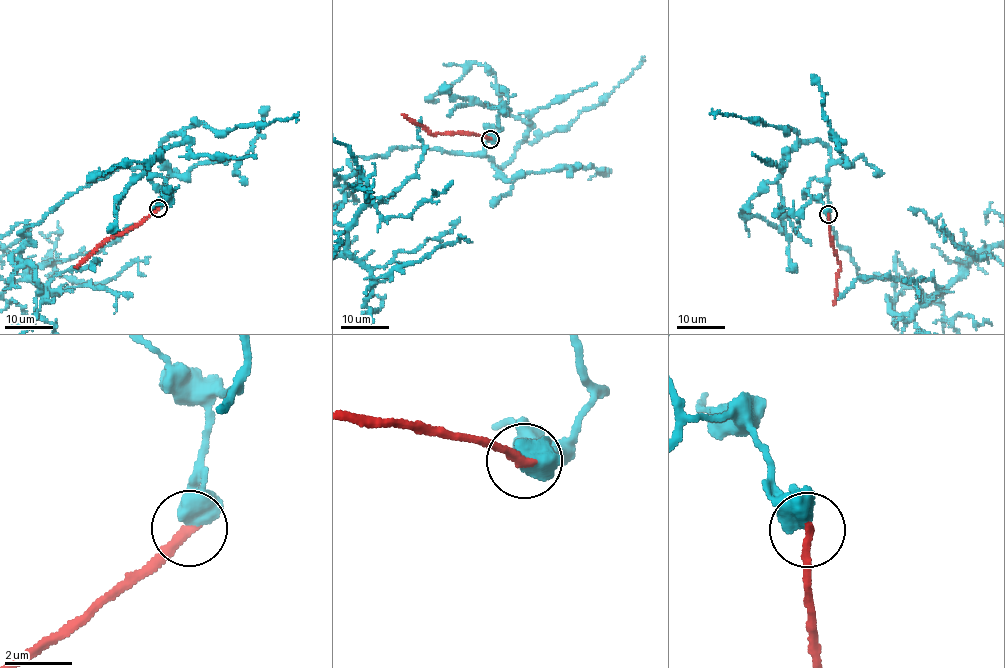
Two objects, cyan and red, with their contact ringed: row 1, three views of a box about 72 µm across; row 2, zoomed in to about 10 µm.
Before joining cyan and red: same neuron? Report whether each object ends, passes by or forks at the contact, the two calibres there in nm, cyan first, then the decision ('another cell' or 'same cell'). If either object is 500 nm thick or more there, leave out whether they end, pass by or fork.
650/260 nm | another cell

